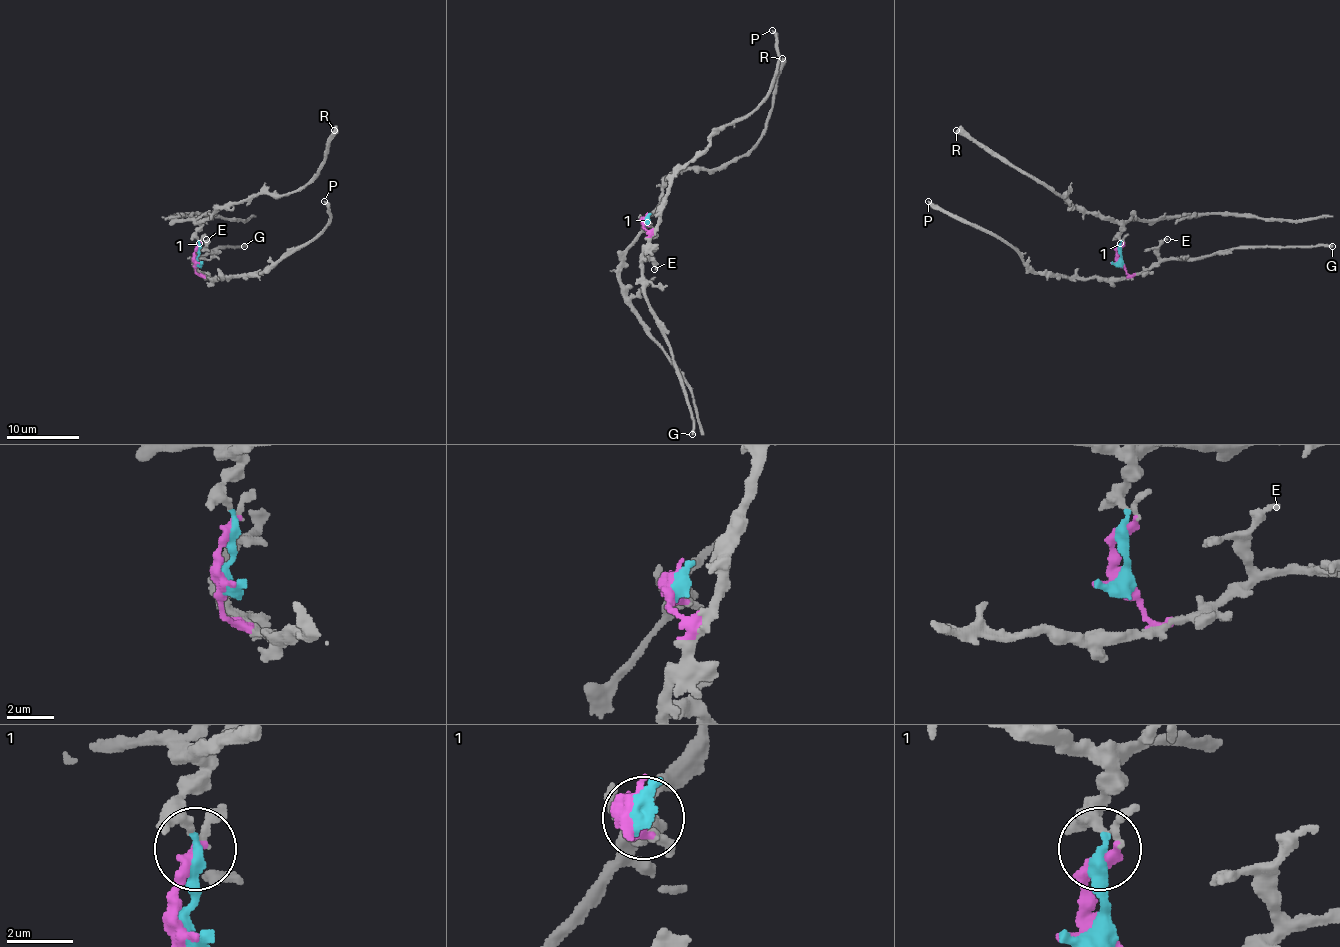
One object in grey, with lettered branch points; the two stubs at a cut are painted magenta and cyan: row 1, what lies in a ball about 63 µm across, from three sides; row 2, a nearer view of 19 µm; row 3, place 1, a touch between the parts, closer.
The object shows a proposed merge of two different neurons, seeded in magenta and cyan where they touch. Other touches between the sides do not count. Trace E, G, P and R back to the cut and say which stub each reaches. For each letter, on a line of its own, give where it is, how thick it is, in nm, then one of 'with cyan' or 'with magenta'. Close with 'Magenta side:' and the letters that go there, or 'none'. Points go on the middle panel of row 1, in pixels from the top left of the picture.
E: (654, 269) | 320 nm | with magenta
G: (692, 434) | 280 nm | with magenta
P: (772, 30) | 320 nm | with magenta
R: (782, 58) | 600 nm | with cyan
Magenta side: E, G, P

